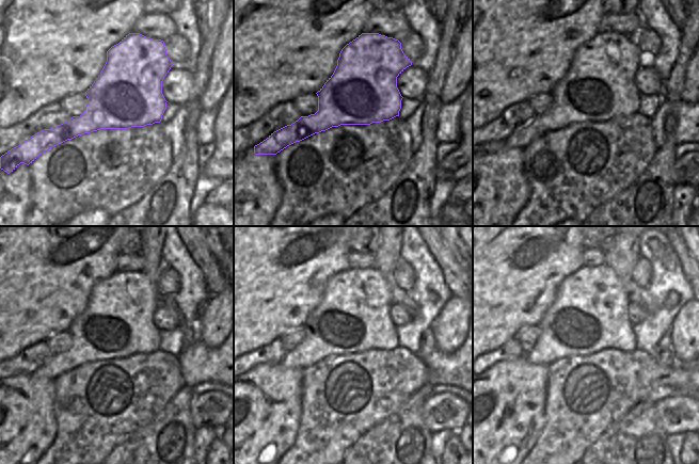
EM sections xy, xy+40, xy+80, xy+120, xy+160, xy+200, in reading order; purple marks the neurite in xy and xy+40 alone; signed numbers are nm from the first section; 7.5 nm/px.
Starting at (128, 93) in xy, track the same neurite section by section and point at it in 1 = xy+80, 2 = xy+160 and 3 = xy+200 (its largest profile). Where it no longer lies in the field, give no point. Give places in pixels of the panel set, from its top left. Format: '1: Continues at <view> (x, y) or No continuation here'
1: Continues at xy+80 (599, 85)
2: Continues at xy+160 (353, 316)
3: Continues at xy+200 (589, 314).

